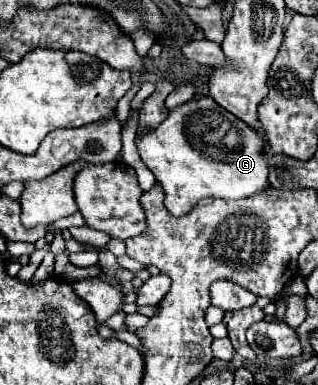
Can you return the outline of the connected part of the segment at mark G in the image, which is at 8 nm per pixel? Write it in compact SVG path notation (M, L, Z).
M210 96L196 102L190 100L170 110L168 118L156 130L136 140L136 146L138 146L142 162L152 170L156 180L162 184L166 192L164 204L172 216L186 216L188 212L192 212L192 208L200 200L206 200L206 198L240 200L260 190L266 192L272 188L268 180L268 172L270 172L268 158L272 158L272 154L266 154L266 144L260 138L260 134L252 126L240 122L240 118L232 116L228 110L220 108Z

